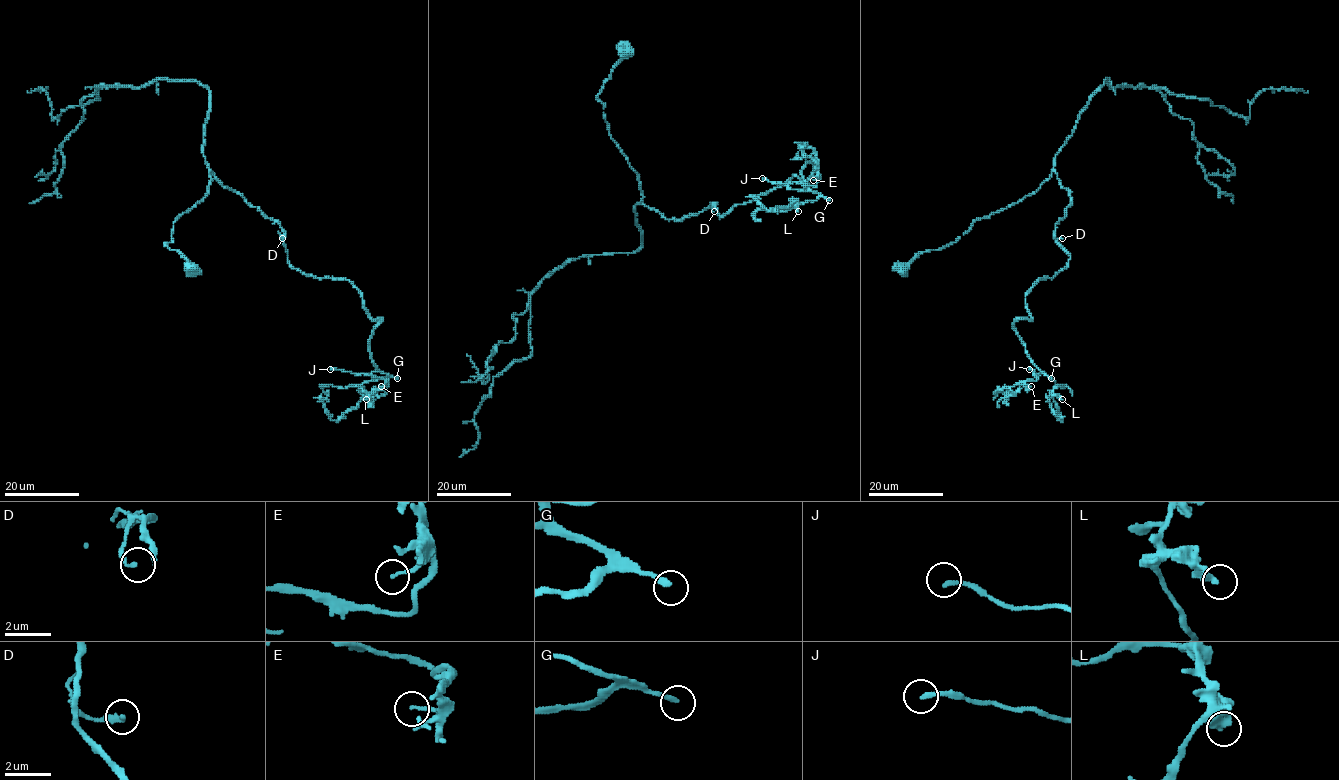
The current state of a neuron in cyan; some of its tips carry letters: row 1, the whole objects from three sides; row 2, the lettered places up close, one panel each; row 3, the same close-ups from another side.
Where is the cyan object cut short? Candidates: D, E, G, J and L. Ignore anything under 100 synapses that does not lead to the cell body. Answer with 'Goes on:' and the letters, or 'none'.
Goes on: G

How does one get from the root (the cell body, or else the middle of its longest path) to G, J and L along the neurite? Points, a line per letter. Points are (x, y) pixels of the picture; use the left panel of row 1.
G: (190, 269), (165, 245), (210, 170), (278, 223), (292, 267), (358, 290), (381, 318), (372, 362), (397, 378)
J: (190, 269), (165, 245), (210, 170), (278, 223), (292, 267), (348, 280), (381, 318), (377, 369), (330, 369)
L: (190, 269), (165, 245), (210, 170), (292, 267), (381, 318), (366, 399)

